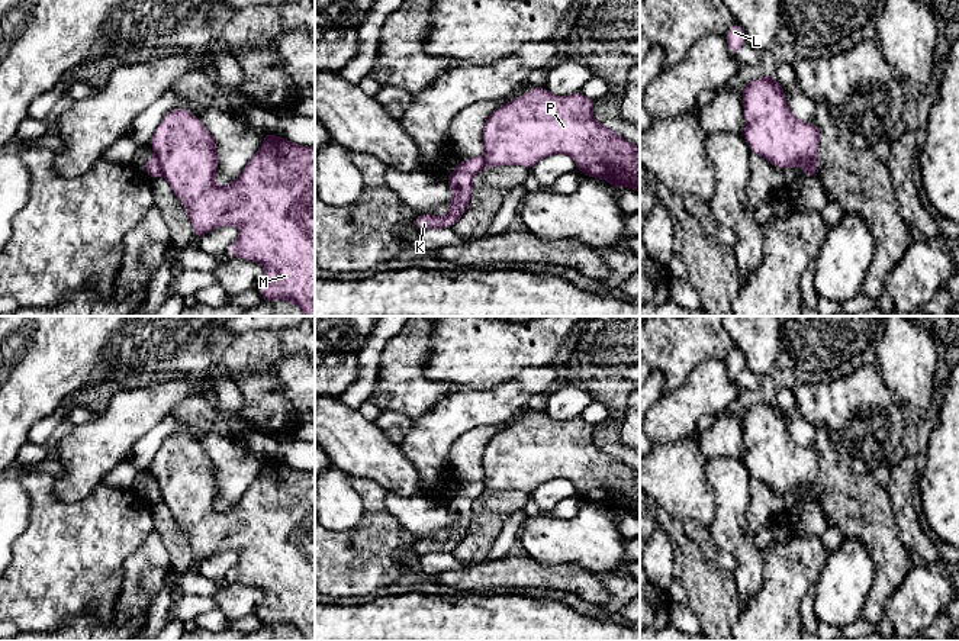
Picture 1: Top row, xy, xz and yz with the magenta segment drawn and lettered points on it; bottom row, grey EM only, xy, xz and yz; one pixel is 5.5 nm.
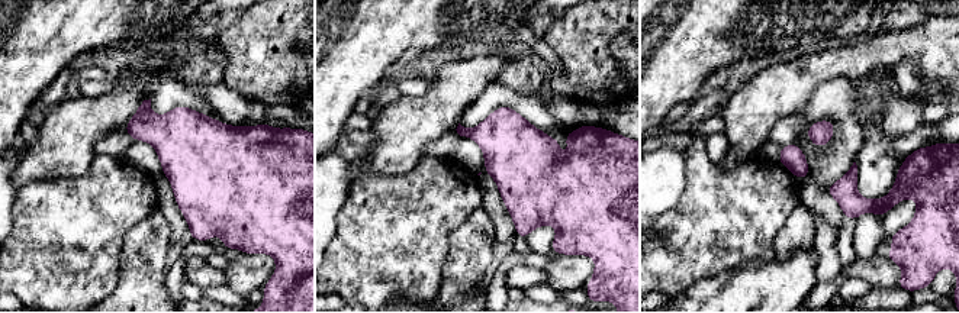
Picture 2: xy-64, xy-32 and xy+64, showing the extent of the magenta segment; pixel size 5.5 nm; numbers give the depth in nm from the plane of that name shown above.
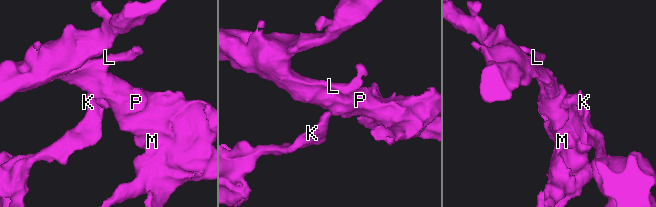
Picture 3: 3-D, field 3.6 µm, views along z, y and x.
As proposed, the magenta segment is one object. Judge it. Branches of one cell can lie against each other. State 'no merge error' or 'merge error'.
merge error

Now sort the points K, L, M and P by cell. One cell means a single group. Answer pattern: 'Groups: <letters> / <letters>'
Groups: K / L M P

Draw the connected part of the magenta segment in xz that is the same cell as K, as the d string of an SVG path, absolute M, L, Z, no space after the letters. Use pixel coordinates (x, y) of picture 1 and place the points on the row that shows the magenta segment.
M476 157L460 161L456 170L448 174L445 181L454 193L448 202L448 212L444 216L422 213L415 218L415 228L422 232L425 229L445 229L453 228L461 219L470 203L473 193L473 177L487 167L485 157Z

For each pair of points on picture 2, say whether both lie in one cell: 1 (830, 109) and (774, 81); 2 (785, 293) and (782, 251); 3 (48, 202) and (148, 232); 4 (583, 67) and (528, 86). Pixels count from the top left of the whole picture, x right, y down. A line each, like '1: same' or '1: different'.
1: different
2: different
3: different
4: different

